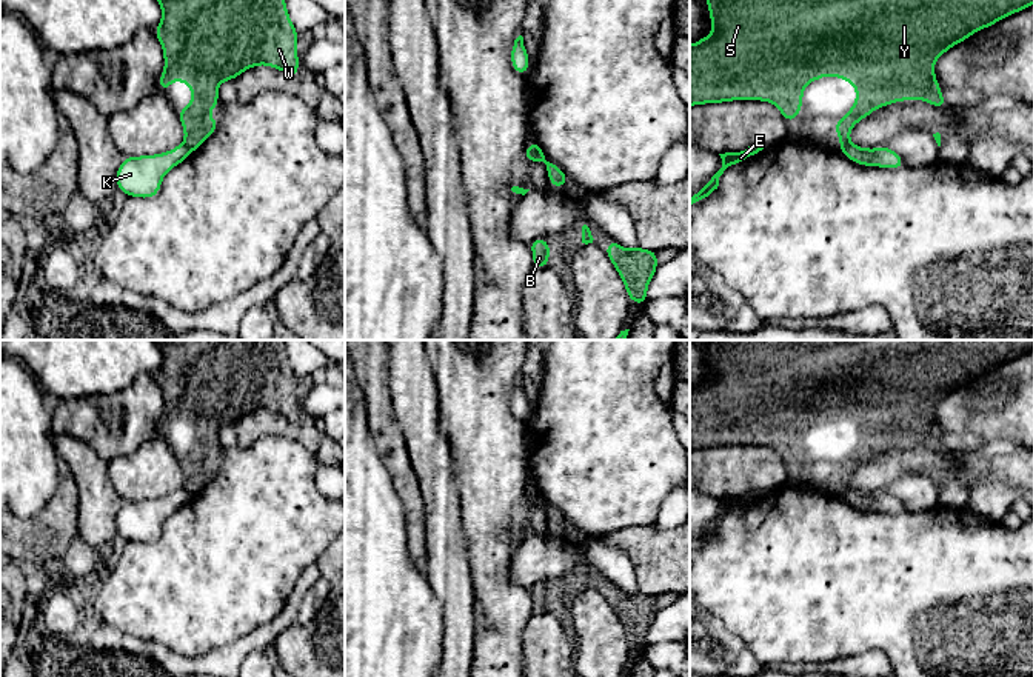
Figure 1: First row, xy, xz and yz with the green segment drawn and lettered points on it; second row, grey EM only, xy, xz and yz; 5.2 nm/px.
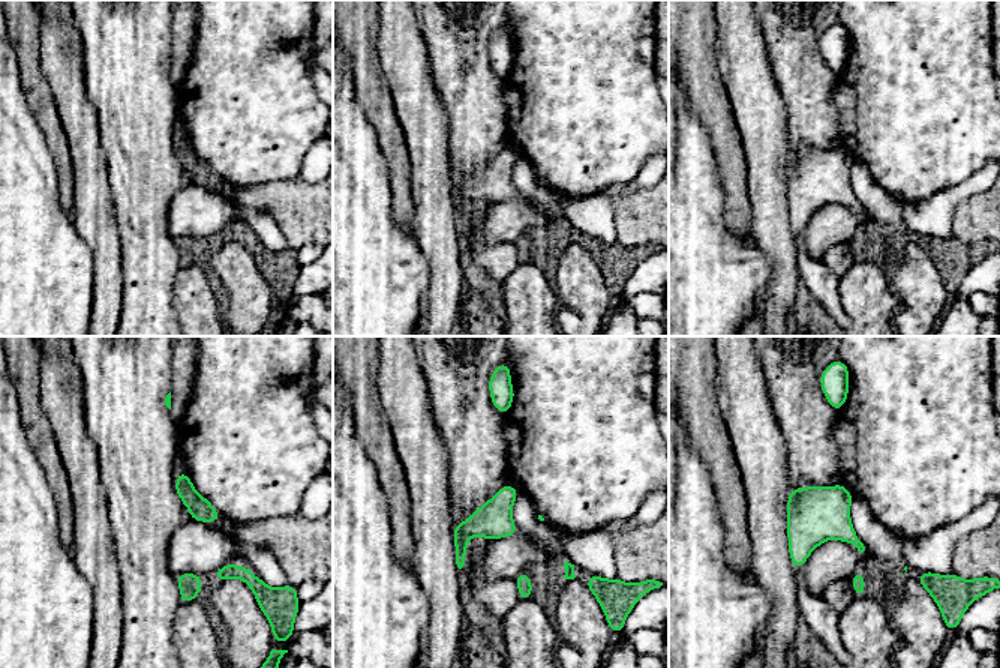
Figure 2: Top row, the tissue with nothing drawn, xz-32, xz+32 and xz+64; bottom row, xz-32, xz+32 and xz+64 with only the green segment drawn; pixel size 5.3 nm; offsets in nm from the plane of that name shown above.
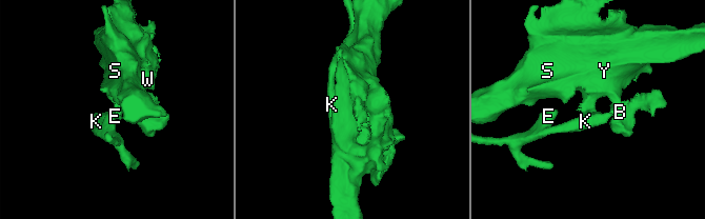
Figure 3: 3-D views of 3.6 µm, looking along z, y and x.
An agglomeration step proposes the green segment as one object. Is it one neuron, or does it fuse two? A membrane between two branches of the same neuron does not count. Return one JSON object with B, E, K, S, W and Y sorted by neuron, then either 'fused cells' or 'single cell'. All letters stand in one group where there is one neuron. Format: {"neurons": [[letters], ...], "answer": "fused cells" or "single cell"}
{"neurons": [["B", "S", "W", "Y"], ["E", "K"]], "answer": "fused cells"}

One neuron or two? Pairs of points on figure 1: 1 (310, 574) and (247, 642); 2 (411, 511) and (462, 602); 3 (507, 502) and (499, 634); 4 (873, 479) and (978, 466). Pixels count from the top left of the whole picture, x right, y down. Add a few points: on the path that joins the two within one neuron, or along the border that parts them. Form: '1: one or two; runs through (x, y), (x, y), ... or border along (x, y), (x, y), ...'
1: one; runs through (297, 594), (291, 610), (267, 634)
2: two; border along (421, 497), (424, 506), (424, 568)
3: one; runs through (494, 534), (494, 593), (499, 602)
4: one; runs through (899, 463), (932, 463), (952, 468)

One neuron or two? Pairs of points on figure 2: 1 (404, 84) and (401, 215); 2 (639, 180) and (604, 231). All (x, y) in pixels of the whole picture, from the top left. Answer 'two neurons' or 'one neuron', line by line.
1: two neurons
2: one neuron

